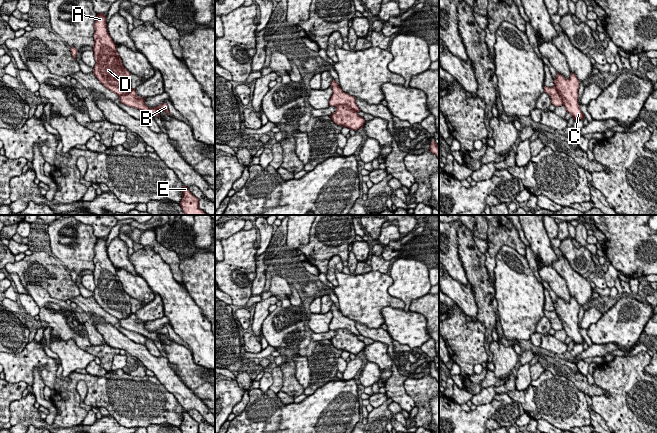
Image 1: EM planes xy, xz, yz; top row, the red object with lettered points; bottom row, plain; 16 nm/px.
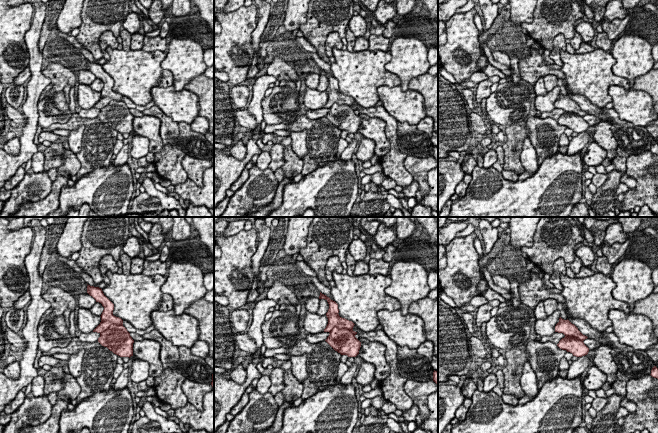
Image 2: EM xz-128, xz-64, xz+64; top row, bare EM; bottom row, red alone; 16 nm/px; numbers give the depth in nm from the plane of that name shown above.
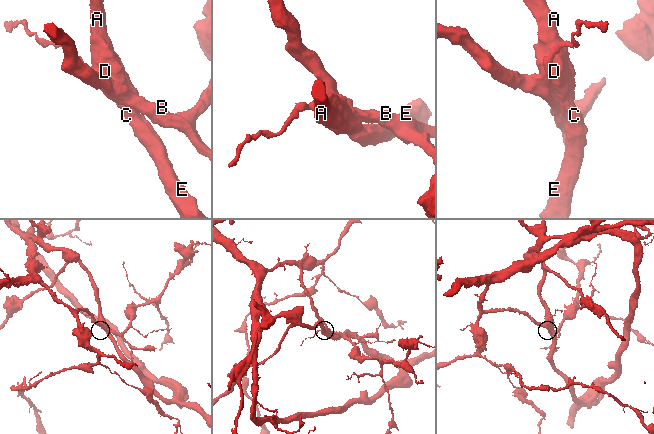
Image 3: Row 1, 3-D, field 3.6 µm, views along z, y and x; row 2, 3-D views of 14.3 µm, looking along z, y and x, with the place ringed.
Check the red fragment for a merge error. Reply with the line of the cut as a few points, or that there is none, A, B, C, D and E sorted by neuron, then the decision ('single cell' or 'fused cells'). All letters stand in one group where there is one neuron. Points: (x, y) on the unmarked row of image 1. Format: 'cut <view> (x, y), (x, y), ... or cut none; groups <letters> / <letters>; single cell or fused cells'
cut none; groups A B C D E; single cell

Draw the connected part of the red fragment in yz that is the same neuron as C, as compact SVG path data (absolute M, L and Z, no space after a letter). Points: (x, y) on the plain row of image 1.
M557 296L556 302L553 303L554 310L544 310L544 316L548 317L551 326L555 331L563 329L575 344L584 343L584 338L580 334L578 327L579 304L571 296L570 302L566 303Z

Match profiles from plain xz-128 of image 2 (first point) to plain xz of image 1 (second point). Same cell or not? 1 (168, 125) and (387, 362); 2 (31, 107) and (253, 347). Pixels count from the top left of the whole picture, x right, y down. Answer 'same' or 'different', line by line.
1: different
2: different

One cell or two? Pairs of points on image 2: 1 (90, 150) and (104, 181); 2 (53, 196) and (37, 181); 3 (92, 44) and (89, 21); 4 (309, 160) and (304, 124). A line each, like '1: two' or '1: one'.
1: two
2: two
3: one
4: one

